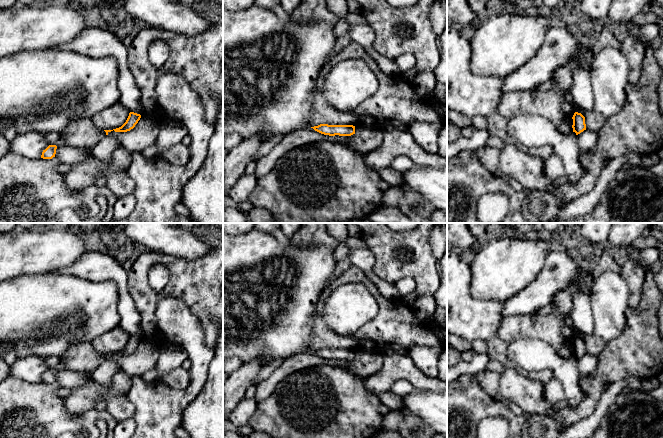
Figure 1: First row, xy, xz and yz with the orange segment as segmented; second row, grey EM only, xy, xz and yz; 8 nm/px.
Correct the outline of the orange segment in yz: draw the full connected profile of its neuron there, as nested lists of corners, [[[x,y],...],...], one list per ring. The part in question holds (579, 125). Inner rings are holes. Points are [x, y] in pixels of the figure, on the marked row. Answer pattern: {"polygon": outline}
{"polygon": [[[575,112],[572,119],[573,119],[572,128],[573,132],[575,132],[576,135],[586,130],[585,117],[581,113]]]}

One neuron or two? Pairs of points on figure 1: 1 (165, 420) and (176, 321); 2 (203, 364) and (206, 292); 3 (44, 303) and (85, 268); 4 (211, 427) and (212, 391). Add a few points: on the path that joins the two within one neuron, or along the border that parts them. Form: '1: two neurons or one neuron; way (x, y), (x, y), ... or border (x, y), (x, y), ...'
1: one neuron; way (186, 395), (197, 382), (197, 350), (195, 346)
2: two neurons; border (194, 315), (198, 319), (205, 343), (212, 350)
3: two neurons; border (55, 271), (98, 282)
4: one neuron; way (212, 418), (212, 400)

